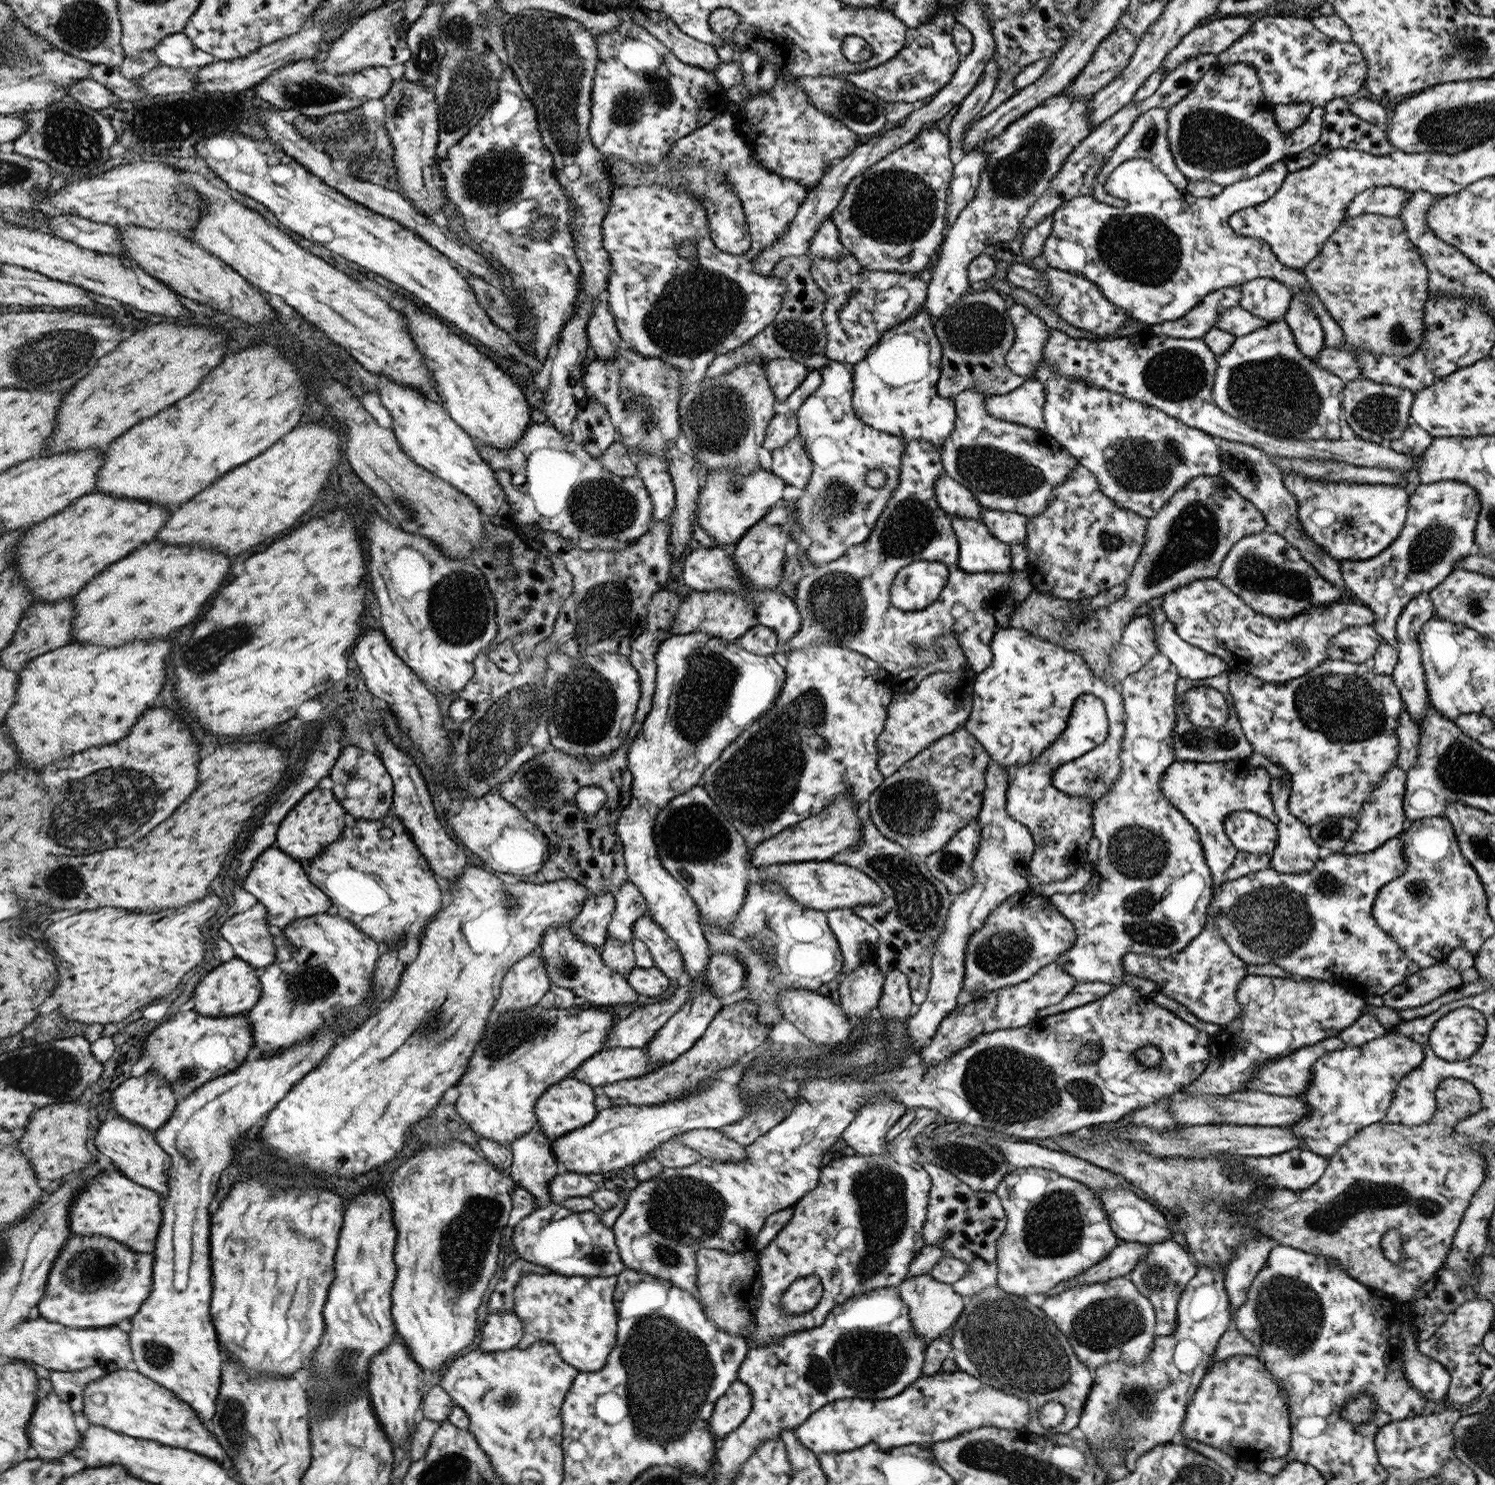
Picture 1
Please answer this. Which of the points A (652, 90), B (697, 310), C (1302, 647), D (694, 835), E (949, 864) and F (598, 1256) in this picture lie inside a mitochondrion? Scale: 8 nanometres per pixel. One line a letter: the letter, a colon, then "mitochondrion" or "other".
A: mitochondrion
B: mitochondrion
C: mitochondrion
D: mitochondrion
E: mitochondrion
F: mitochondrion

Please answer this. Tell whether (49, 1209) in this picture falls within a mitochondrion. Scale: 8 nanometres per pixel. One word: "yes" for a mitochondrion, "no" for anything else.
no

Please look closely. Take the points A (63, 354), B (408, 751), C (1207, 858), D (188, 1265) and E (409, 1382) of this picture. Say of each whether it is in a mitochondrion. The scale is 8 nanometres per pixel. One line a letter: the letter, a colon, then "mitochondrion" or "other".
A: mitochondrion
B: other
C: other
D: other
E: other

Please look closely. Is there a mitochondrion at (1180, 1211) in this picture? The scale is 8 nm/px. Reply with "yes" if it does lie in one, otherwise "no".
yes

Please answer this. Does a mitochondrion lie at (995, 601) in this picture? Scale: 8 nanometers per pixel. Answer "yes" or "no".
no

